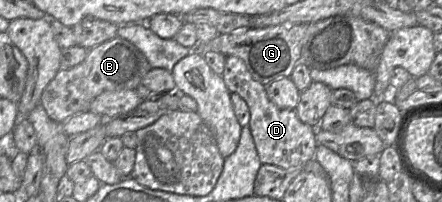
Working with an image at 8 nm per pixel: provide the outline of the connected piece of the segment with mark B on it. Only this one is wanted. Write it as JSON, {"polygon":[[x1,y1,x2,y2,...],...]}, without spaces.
{"polygon":[[116,36,88,50,86,58,71,68,61,68,43,90,40,105,55,122,89,110,90,103,105,91,135,90,151,69,145,55,128,40]]}

